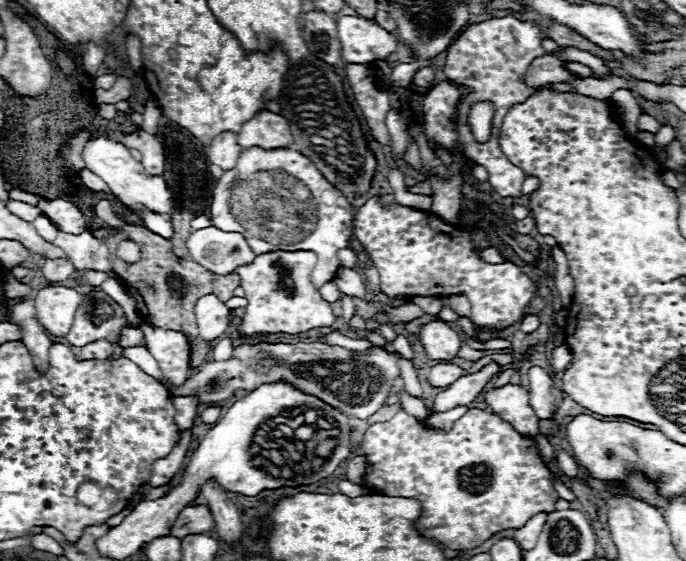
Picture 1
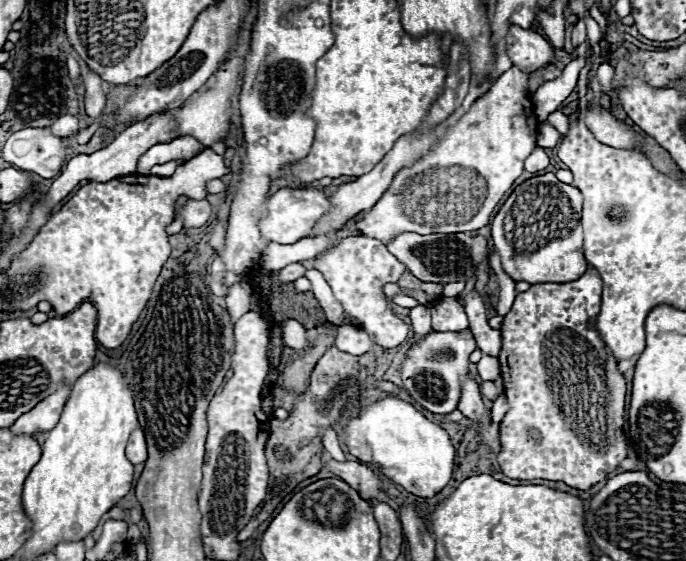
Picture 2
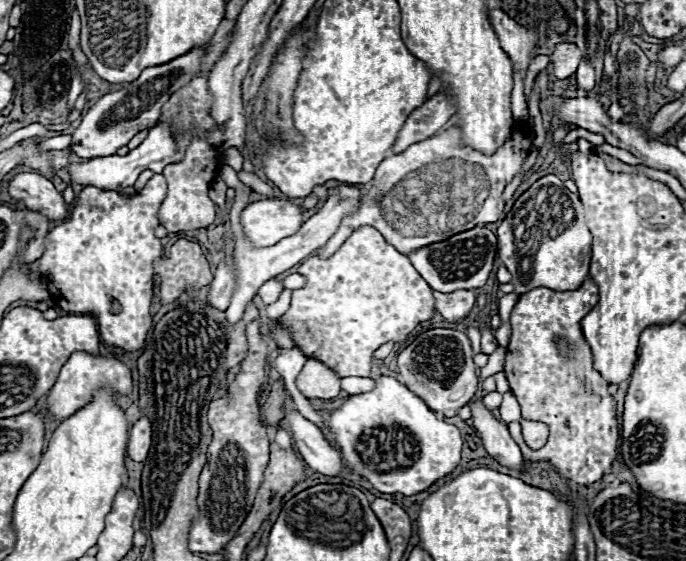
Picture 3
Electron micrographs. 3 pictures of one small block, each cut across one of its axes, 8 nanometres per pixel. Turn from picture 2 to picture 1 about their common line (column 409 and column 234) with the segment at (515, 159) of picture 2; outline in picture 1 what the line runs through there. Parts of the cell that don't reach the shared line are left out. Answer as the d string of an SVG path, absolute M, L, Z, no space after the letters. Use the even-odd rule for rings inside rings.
M244 150L236 168L224 172L216 182L210 218L214 226L242 234L254 254L296 250L296 246L316 252L318 264L312 272L316 286L334 278L340 266L338 250L350 248L354 240L352 204L322 176L312 160L294 150Z

